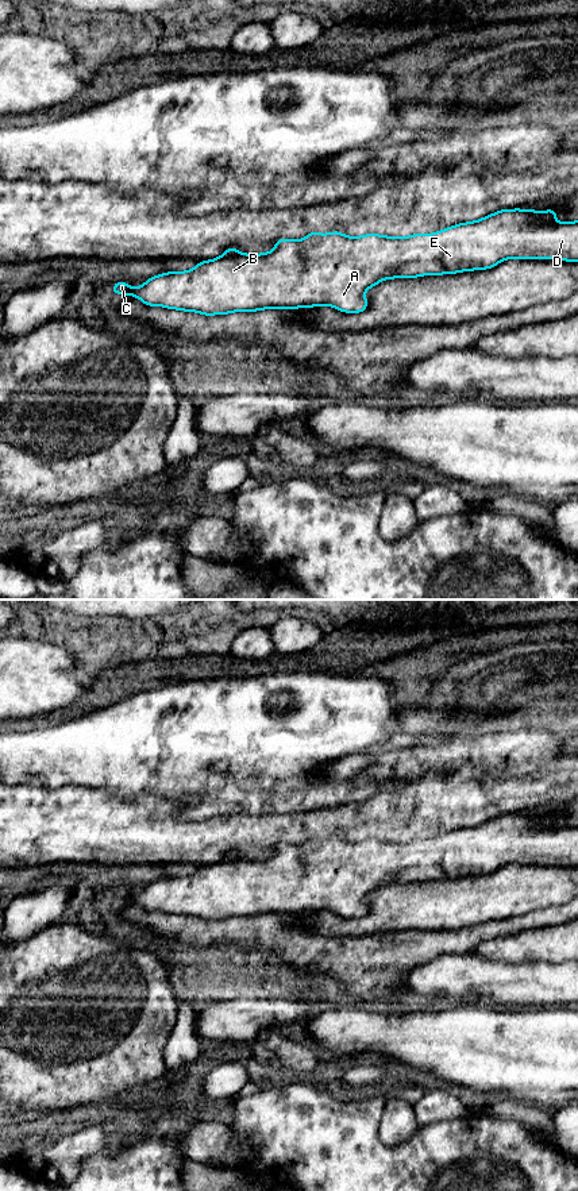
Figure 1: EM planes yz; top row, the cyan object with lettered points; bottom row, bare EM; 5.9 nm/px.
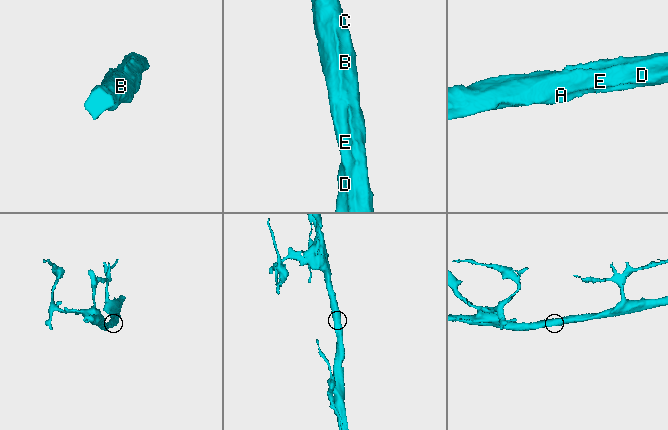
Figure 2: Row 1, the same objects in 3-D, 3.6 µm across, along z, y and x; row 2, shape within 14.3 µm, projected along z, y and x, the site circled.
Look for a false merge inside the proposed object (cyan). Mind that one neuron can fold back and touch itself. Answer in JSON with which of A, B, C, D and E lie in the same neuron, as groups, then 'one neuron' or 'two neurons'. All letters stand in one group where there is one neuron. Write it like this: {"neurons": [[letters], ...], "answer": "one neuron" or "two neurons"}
{"neurons": [["A", "B", "C", "D", "E"]], "answer": "one neuron"}

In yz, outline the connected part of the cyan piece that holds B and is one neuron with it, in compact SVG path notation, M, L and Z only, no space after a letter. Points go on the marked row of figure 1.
M515 208L500 209L475 221L459 223L432 234L413 234L400 238L373 232L361 236L347 236L338 230L328 234L311 231L304 239L280 238L269 253L246 254L232 246L215 259L201 261L190 270L166 271L154 275L139 288L131 288L127 282L117 280L111 293L134 296L147 307L197 312L204 316L320 305L332 307L344 313L362 313L369 307L365 292L384 280L488 270L506 259L578 262L578 220L558 223L554 208L548 211Z

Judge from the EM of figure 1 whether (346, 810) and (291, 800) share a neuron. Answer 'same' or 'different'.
different

